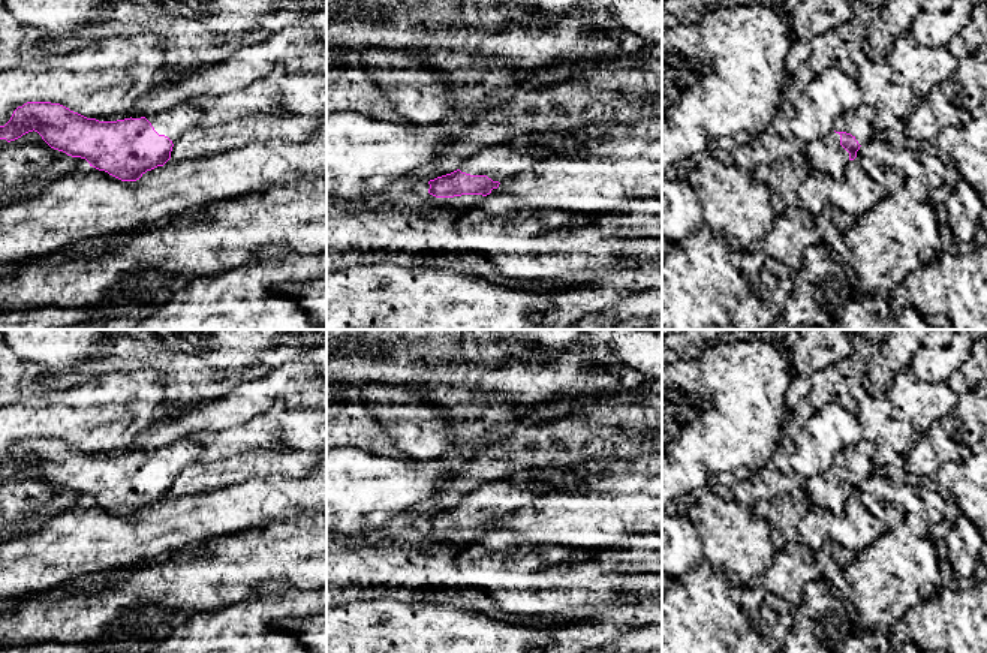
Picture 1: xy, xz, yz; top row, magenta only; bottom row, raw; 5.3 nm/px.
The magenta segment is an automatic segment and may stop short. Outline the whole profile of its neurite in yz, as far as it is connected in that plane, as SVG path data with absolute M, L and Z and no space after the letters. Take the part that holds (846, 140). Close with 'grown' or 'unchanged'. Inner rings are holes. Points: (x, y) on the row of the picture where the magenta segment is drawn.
M866 103L837 115L828 136L804 144L803 153L810 168L842 181L860 147L876 135L873 117L875 109Z; grown

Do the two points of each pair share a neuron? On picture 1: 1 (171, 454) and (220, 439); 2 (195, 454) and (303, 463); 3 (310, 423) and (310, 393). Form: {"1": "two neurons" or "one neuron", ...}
{"1": "two neurons", "2": "two neurons", "3": "two neurons"}

